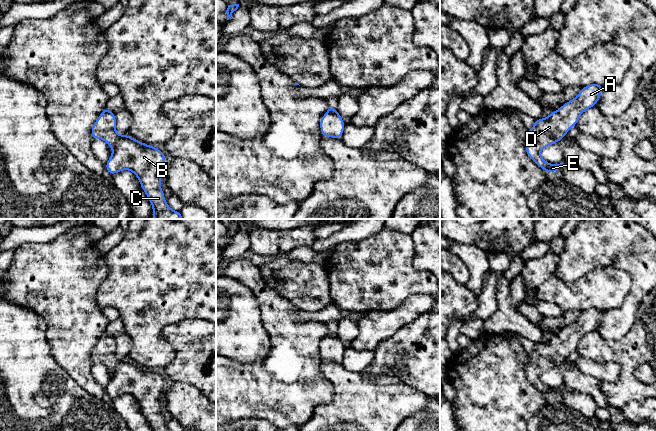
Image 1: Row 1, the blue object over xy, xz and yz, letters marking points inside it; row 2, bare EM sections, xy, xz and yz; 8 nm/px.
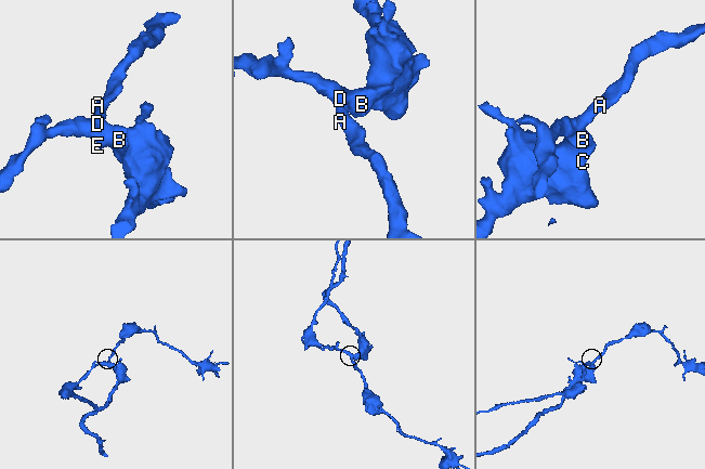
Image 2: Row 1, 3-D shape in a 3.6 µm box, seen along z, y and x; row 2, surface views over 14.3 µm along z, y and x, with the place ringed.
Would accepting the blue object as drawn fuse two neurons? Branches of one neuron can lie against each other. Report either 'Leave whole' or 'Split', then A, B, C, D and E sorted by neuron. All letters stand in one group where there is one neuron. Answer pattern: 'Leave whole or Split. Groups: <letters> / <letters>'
Leave whole. Groups: A B C D E

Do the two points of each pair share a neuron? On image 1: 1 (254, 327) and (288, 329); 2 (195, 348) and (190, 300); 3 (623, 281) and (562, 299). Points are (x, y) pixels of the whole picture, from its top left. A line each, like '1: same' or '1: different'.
1: different
2: different
3: same

